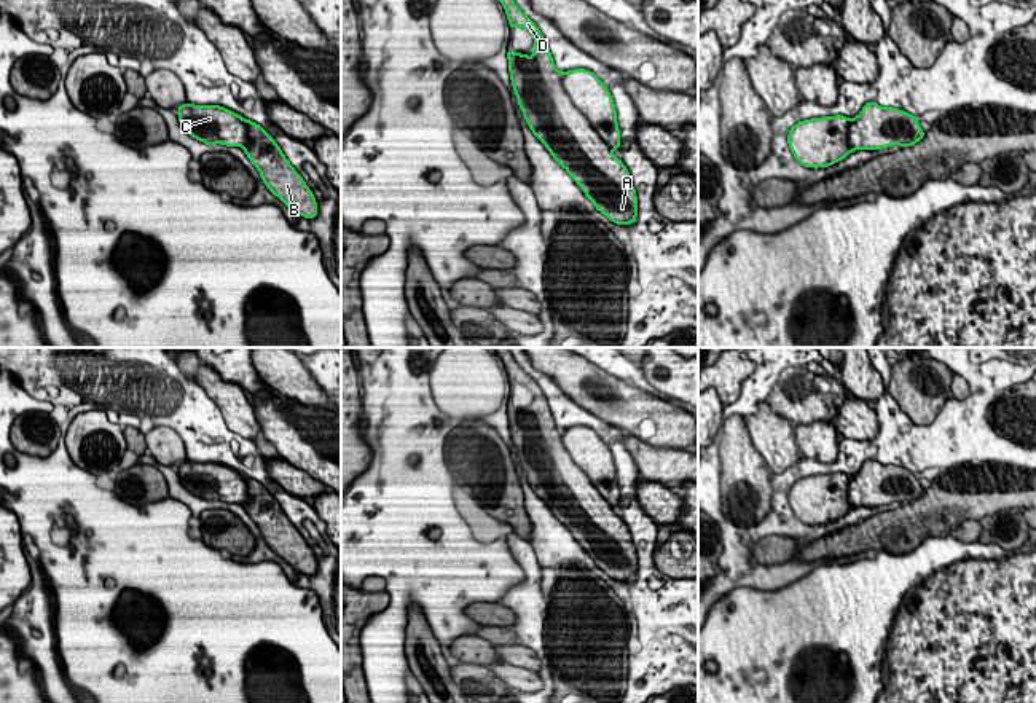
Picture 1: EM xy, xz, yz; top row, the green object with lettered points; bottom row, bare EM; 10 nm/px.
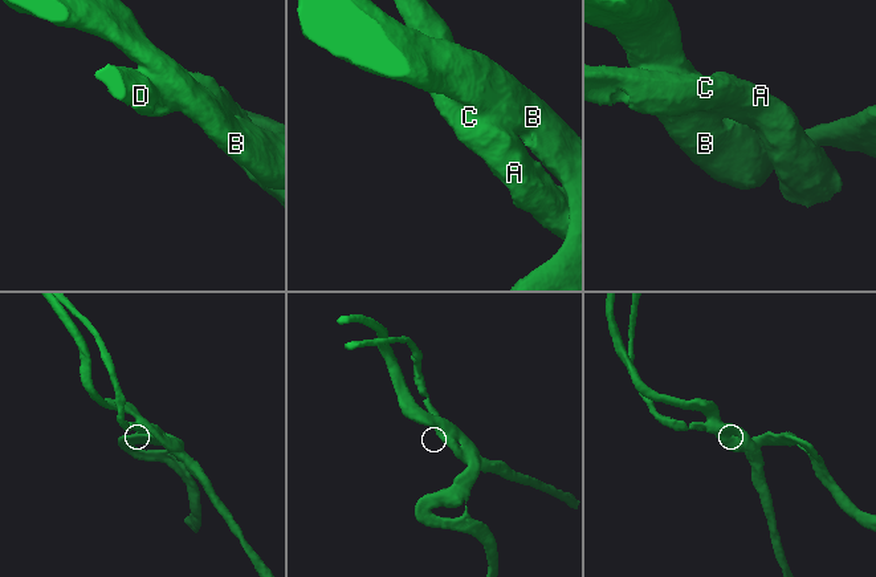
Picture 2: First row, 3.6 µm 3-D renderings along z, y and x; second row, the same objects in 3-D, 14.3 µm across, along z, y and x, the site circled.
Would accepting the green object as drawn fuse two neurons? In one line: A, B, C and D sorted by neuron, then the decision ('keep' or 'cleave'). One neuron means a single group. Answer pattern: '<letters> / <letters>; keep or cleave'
A C D / B; cleave

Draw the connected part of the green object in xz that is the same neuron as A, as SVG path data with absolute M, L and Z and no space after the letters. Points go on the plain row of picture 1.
M508 348L494 349L510 386L520 383L534 394L531 414L507 408L513 448L528 483L596 568L617 582L634 580L638 555L628 526L572 461L539 384L516 363Z

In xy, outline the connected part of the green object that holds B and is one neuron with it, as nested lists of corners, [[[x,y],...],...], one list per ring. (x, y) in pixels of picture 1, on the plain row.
[[[245,477],[247,501],[242,504],[258,526],[266,545],[304,575],[317,572],[317,560],[301,532],[284,513],[274,496],[257,480]]]

